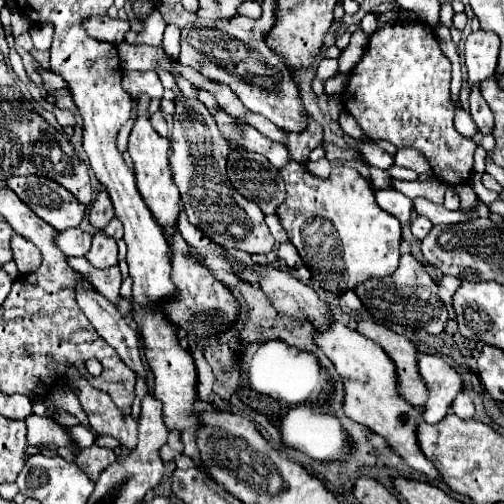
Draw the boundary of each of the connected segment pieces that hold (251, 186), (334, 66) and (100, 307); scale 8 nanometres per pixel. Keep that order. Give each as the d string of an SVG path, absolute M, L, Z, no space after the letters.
M232 151L228 155L228 179L248 201L260 205L266 215L274 215L284 203L286 191L278 169L260 153Z
M322 59L316 69L316 77L330 79L334 75L338 75L338 59Z
M78 279L76 289L76 301L82 313L88 317L88 321L94 325L98 335L116 349L120 359L138 375L146 377L142 359L140 359L140 343L138 333L126 325L124 317L118 313L118 309L96 291L96 287L88 279Z

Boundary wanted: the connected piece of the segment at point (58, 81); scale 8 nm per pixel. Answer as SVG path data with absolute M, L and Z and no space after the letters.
M40 69L40 75L42 75L42 81L44 81L44 87L48 89L48 91L60 91L60 89L68 89L68 85L66 85L66 81L62 81L62 77L58 77L56 73L50 73L50 71L44 71L44 69Z

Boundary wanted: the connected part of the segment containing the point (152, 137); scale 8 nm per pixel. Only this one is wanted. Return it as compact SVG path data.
M140 95L138 97L138 119L136 119L136 123L132 127L132 133L130 133L128 151L130 151L130 157L134 161L138 193L142 195L144 203L152 211L156 223L162 229L170 229L170 227L176 227L176 221L178 221L178 215L180 215L180 193L178 193L178 187L172 181L170 167L168 167L168 147L170 147L170 141L160 137L152 129L150 117L148 117L148 105L150 105L150 97L148 95Z

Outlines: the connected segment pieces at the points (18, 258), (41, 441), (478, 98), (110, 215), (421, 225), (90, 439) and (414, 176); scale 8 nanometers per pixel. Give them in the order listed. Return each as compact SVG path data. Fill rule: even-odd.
M14 233L10 237L10 249L12 249L12 255L14 255L14 263L18 265L18 271L22 275L34 273L40 267L42 255L38 253L36 245L30 243L30 241L26 241L22 235Z
M30 415L26 419L26 425L28 425L28 443L30 445L46 445L46 443L54 443L58 447L72 445L72 441L68 439L62 425L58 425L52 417Z
M476 87L470 91L470 115L472 115L472 121L478 127L478 133L484 133L484 135L492 133L494 117L492 117L490 107L486 105L484 97L480 95L480 91Z
M102 189L96 197L96 201L88 209L88 221L94 229L102 231L108 225L110 219L114 219L114 207L112 207L112 201L110 201L108 193Z
M416 215L416 219L412 221L412 233L414 233L414 237L424 239L430 229L432 229L430 219L426 219L426 217L422 217L422 215Z
M79 424L74 427L64 427L64 429L73 435L71 437L80 447L86 448L94 444L94 433L91 428L89 430L89 426Z
M393 165L387 170L387 173L391 178L398 180L415 181L418 179L418 174L415 171L405 169L397 165Z

